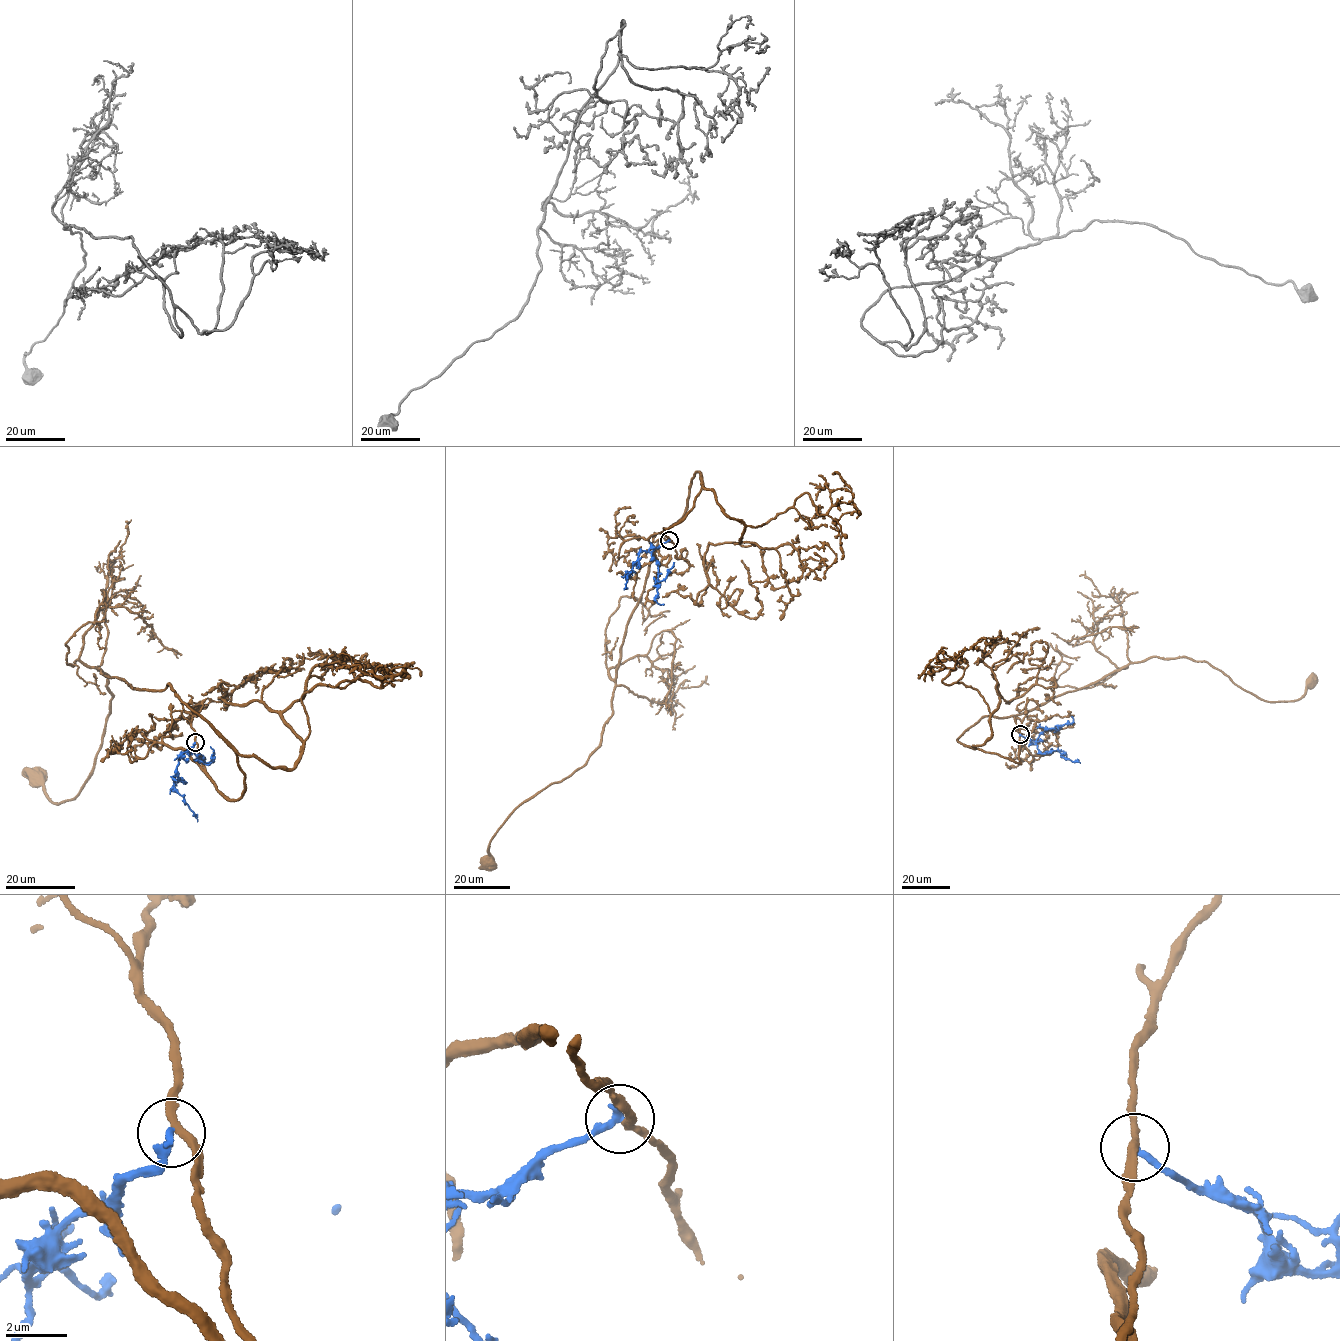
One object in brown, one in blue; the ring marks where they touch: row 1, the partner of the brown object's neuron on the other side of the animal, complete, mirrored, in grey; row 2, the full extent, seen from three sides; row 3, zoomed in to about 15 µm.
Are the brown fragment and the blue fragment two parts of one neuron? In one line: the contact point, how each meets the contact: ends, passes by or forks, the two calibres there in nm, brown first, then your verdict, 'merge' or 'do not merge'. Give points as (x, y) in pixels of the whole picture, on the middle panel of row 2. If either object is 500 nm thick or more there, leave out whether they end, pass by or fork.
place (669, 540); brown passes by; blue ends; calibres 240 and 280 nm; do not merge

